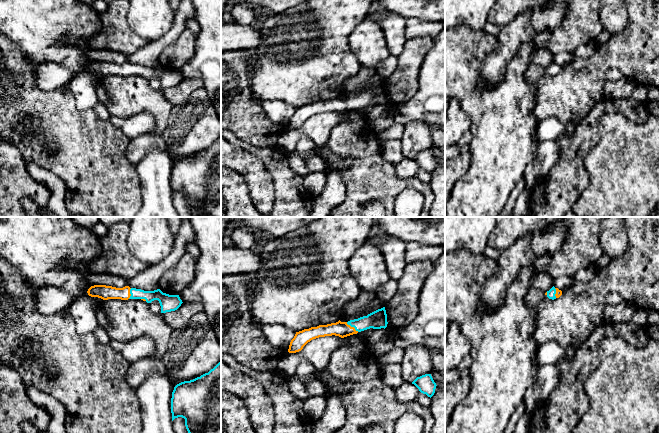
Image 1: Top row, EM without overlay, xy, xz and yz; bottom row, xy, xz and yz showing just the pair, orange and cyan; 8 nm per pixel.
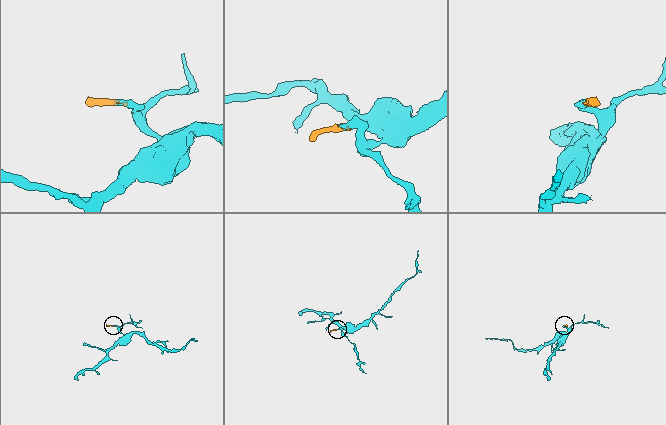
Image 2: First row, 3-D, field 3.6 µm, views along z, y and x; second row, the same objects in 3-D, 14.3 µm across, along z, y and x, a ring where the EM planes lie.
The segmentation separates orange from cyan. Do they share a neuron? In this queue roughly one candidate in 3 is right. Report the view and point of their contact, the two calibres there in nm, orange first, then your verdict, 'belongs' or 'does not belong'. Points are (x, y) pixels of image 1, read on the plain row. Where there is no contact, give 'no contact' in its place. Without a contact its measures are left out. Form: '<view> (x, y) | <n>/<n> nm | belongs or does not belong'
xz (352, 103) | 120/140 nm | belongs

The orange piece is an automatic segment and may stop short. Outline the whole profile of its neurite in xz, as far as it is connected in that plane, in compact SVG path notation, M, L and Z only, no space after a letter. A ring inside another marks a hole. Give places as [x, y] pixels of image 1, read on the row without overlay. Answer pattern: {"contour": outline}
{"contour": "M383 83L368 90L367 92L350 96L348 98L341 98L339 96L336 99L311 103L309 105L296 108L294 114L290 118L288 128L299 128L308 118L319 113L335 111L344 114L370 104L385 105L387 100L387 90L385 83Z"}

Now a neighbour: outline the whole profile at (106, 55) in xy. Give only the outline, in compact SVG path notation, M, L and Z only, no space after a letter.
M92 49L87 52L87 57L94 61L106 61L116 64L127 62L128 55L108 49Z

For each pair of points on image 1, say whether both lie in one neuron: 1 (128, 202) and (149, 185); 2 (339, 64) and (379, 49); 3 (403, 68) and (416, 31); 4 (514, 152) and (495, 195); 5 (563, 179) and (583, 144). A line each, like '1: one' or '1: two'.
1: two
2: two
3: two
4: one
5: one

